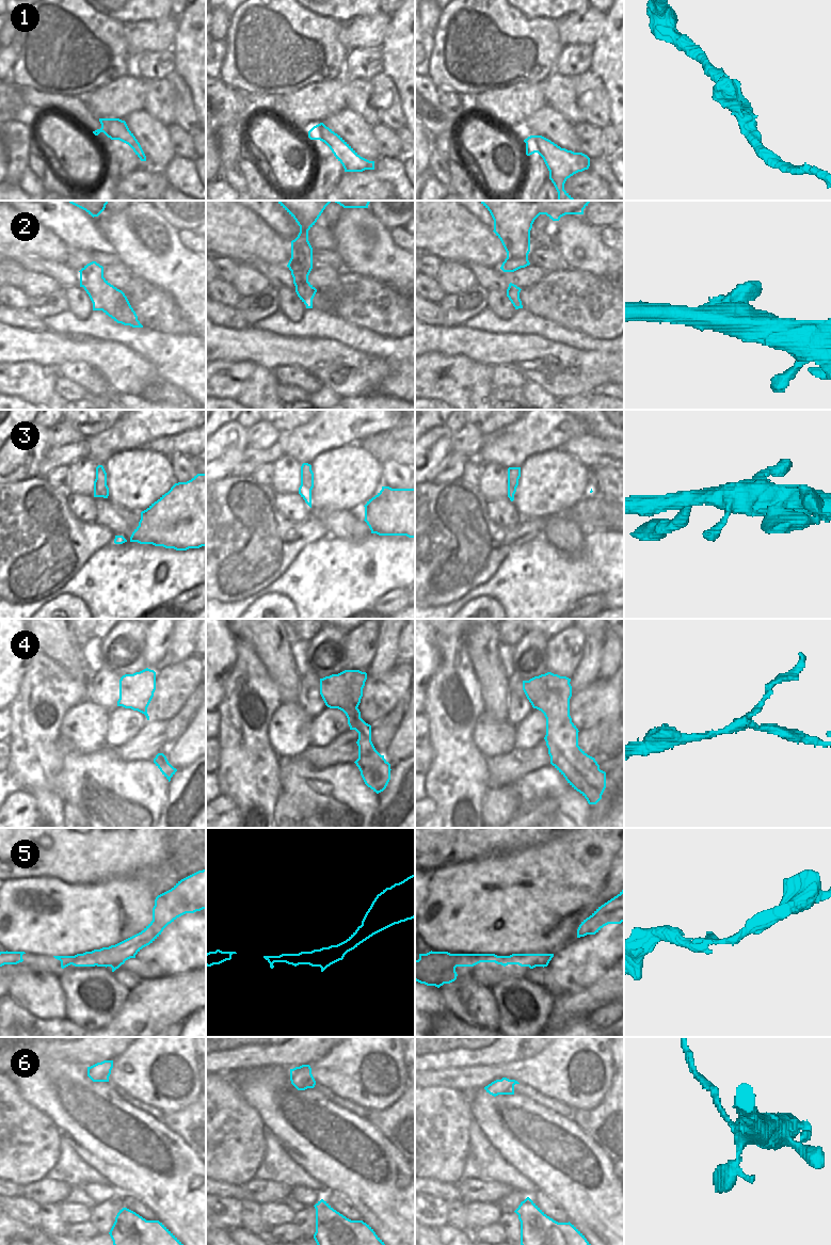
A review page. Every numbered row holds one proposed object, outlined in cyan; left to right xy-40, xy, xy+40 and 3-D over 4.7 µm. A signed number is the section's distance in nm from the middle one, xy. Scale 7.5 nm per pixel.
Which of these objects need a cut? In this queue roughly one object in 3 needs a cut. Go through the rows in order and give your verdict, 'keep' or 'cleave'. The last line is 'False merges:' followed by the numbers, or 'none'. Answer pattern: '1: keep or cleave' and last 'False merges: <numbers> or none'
1: keep
2: keep
3: keep
4: cleave
5: keep
6: cleave
False merges: 4, 6

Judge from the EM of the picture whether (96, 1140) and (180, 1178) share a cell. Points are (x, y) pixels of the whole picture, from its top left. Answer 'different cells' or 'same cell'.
same cell

